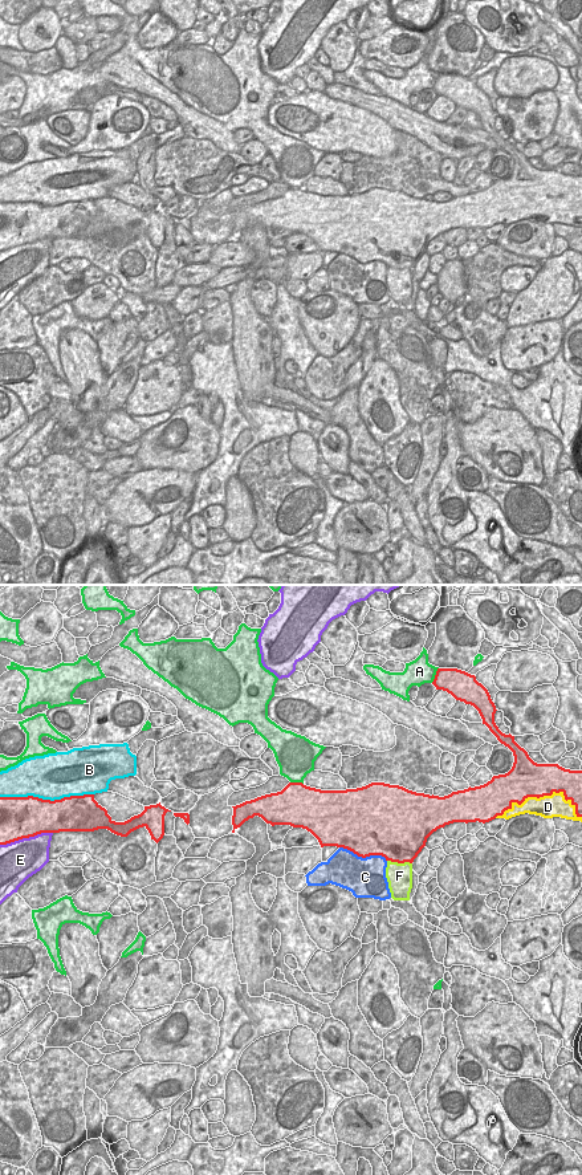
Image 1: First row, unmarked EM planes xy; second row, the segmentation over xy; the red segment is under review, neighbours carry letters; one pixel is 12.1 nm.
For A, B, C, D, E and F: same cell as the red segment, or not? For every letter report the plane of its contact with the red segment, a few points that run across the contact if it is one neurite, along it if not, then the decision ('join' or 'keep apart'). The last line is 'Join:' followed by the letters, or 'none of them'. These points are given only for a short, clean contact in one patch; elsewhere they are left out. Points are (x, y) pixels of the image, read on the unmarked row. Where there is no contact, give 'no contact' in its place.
A: contact in xy; keep apart
B: contact in xy; keep apart
C: contact in xy; keep apart
D: contact in xy; keep apart
E: contact in xy; keep apart
F: contact in xy; keep apart
Join: none of them

